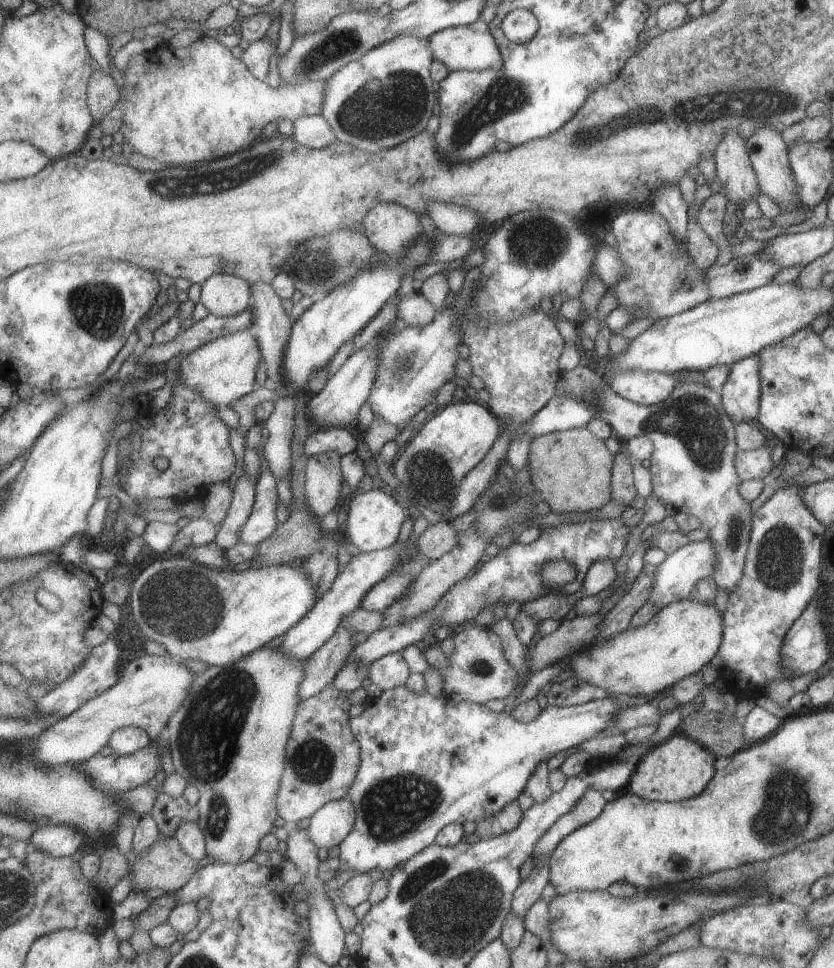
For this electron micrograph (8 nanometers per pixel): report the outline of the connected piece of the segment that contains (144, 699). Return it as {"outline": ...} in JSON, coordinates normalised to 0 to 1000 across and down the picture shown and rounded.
{"outline":[[[200,676],[173,677],[149,690],[146,698],[129,713],[96,728],[85,739],[72,743],[44,761],[38,783],[59,792],[77,788],[102,788],[129,769],[131,760],[146,751],[174,754],[182,765],[197,758],[204,741],[227,718],[235,696]]]}

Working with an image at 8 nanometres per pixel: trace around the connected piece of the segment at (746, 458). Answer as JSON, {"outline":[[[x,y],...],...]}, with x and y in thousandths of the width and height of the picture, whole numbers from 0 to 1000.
{"outline":[[[918,461],[900,466],[885,466],[880,472],[880,479],[888,497],[918,496],[928,483],[923,464]]]}

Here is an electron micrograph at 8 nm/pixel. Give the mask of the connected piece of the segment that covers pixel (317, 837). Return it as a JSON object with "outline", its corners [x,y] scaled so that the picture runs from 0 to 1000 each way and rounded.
{"outline":[[[417,822],[391,830],[374,843],[367,856],[374,870],[384,877],[398,876],[417,864],[426,854],[428,841],[424,830]]]}

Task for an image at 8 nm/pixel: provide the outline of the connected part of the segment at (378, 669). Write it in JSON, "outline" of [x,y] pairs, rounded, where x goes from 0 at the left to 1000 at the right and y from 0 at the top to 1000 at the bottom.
{"outline":[[[481,673],[457,678],[441,690],[446,706],[459,714],[486,708],[492,695],[494,694]]]}

